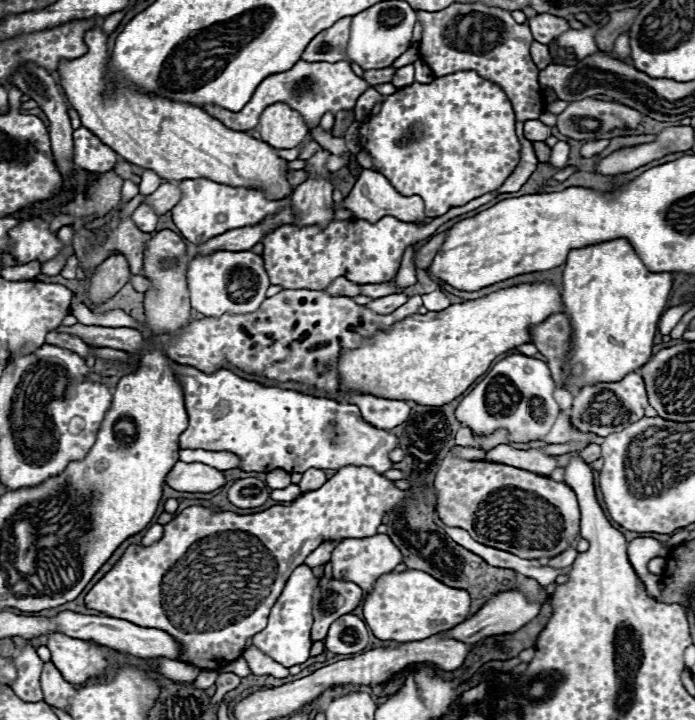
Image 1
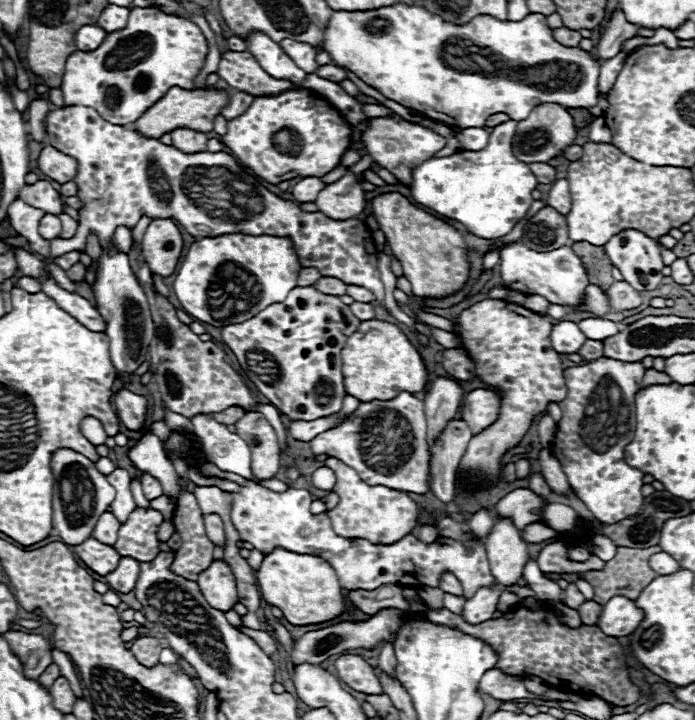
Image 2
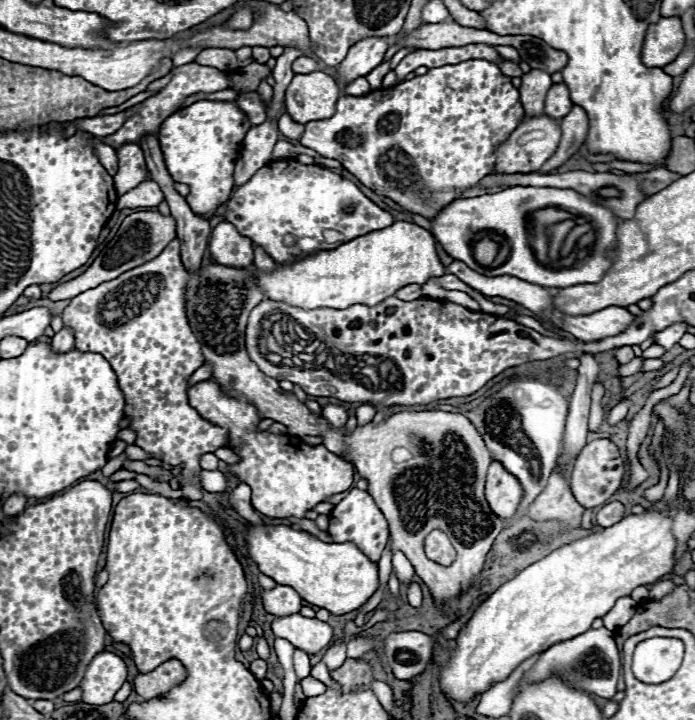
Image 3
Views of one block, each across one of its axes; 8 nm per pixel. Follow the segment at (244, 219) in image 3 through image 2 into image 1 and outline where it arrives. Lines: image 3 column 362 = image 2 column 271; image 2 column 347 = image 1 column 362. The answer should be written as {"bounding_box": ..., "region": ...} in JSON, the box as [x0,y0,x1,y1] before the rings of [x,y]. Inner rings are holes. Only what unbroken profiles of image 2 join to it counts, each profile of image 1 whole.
{"bounding_box":[262,208,464,290],"region":[[[452,208],[448,214],[434,218],[428,224],[406,224],[392,216],[370,224],[366,220],[332,220],[328,226],[296,228],[292,224],[276,228],[262,238],[264,244],[264,268],[270,282],[290,290],[324,290],[334,278],[348,278],[356,284],[380,284],[396,276],[406,246],[428,238],[440,224],[462,214],[464,208]]]}

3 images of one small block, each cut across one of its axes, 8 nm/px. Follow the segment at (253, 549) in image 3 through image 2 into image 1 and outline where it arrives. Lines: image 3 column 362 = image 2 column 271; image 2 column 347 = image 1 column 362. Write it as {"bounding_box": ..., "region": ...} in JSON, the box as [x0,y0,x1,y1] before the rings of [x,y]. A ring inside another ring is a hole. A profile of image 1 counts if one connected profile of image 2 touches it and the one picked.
{"bounding_box":[362,568,470,642],"region":[[[408,568],[398,574],[388,572],[380,576],[372,592],[366,594],[362,608],[366,614],[366,624],[370,626],[376,638],[396,642],[418,642],[464,622],[468,618],[470,596],[464,590],[440,584],[426,572]]]}

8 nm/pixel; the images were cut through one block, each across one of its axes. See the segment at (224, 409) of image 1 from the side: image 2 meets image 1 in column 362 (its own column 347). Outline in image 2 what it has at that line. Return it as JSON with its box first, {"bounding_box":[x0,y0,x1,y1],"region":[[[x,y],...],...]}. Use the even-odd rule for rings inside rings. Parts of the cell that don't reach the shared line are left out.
{"bounding_box":[310,392,428,494],"region":[[[400,392],[392,400],[360,402],[358,410],[340,426],[318,434],[310,440],[314,454],[328,454],[354,468],[368,484],[384,484],[402,492],[424,494],[428,486],[428,452],[426,452],[426,416],[422,400],[410,392]]]}

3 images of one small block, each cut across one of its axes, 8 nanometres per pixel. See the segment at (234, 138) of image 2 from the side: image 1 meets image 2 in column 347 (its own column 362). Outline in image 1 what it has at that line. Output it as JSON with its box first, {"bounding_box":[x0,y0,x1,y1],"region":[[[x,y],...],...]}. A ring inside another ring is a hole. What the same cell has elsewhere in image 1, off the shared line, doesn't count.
{"bounding_box":[358,72,520,218],"region":[[[454,72],[442,78],[434,78],[430,84],[414,82],[386,96],[378,114],[360,124],[358,144],[372,156],[374,170],[384,174],[390,184],[404,196],[422,196],[426,204],[426,216],[436,218],[450,208],[464,206],[486,192],[492,192],[504,184],[520,162],[520,140],[514,128],[514,110],[498,84],[484,80],[476,72]]]}

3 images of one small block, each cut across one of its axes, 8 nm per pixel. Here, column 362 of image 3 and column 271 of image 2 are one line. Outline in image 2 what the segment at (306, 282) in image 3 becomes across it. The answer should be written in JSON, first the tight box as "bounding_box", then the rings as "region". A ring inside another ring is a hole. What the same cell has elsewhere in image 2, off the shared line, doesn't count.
{"bounding_box":[172,234,302,328],"region":[[[226,234],[196,240],[180,262],[172,288],[192,318],[222,328],[286,300],[288,292],[296,288],[300,270],[302,264],[288,236]]]}

